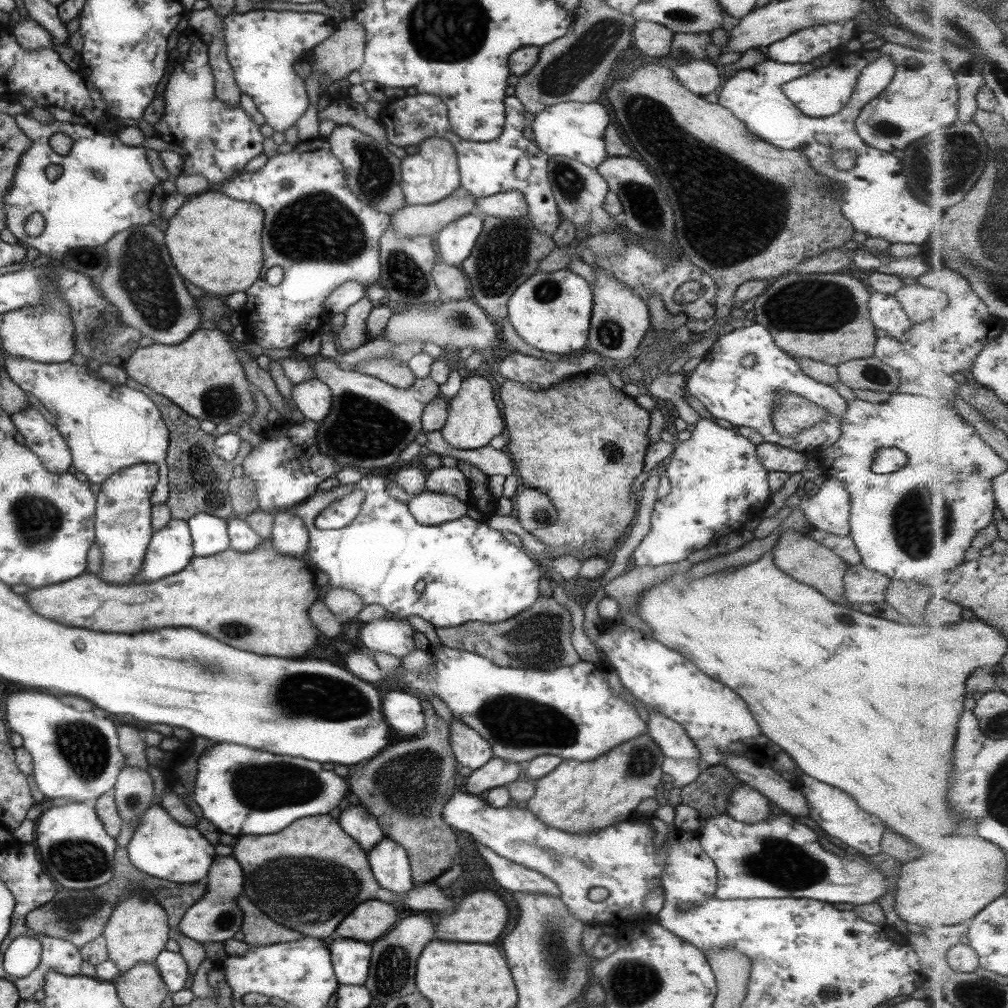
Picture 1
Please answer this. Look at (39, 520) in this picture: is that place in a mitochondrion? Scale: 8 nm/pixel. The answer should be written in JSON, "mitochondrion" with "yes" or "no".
{"mitochondrion":"yes"}

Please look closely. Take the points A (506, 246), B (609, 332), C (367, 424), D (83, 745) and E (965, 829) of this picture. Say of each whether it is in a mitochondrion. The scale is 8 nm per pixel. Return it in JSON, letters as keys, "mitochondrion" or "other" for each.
{"A":"mitochondrion","B":"mitochondrion","C":"mitochondrion","D":"mitochondrion","E":"other"}

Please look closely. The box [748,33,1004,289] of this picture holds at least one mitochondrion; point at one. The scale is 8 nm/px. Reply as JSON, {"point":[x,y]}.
{"point":[962,157]}

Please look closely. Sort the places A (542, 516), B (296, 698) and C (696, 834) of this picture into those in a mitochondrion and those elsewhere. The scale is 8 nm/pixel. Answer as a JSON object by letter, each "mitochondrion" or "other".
{"A":"mitochondrion","B":"mitochondrion","C":"other"}

